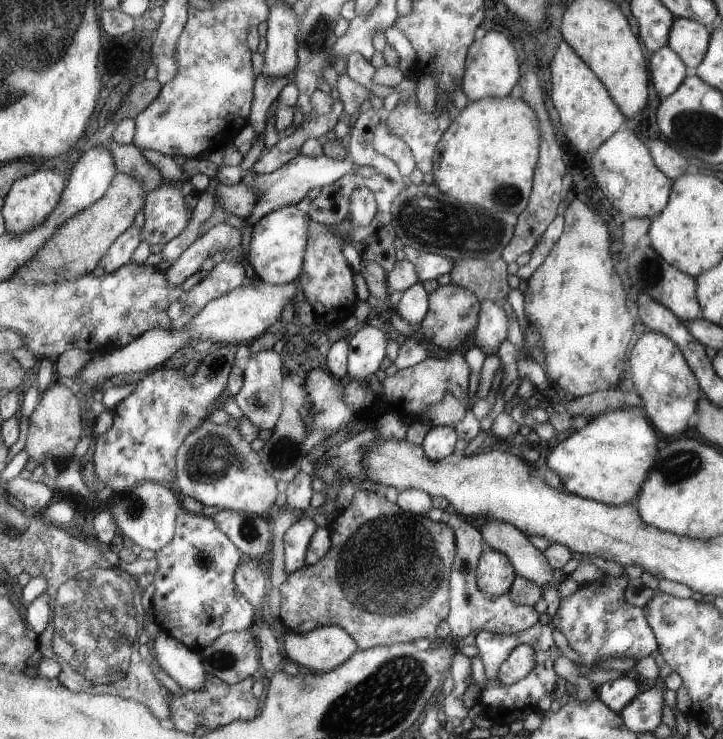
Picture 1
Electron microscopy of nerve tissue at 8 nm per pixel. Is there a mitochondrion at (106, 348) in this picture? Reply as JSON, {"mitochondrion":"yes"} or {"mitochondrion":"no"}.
{"mitochondrion":"no"}

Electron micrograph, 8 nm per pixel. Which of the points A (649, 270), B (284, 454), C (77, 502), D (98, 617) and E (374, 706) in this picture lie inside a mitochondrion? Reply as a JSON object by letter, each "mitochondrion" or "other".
{"A":"mitochondrion","B":"mitochondrion","C":"other","D":"mitochondrion","E":"mitochondrion"}

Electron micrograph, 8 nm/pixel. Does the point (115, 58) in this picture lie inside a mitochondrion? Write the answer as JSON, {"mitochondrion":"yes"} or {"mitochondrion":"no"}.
{"mitochondrion":"no"}

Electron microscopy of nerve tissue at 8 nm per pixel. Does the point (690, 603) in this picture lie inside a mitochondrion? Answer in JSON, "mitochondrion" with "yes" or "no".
{"mitochondrion":"no"}

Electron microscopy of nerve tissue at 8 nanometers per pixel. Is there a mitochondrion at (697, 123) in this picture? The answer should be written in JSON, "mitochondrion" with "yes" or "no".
{"mitochondrion":"yes"}

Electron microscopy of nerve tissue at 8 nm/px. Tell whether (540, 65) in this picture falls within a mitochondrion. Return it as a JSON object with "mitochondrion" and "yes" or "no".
{"mitochondrion":"no"}

